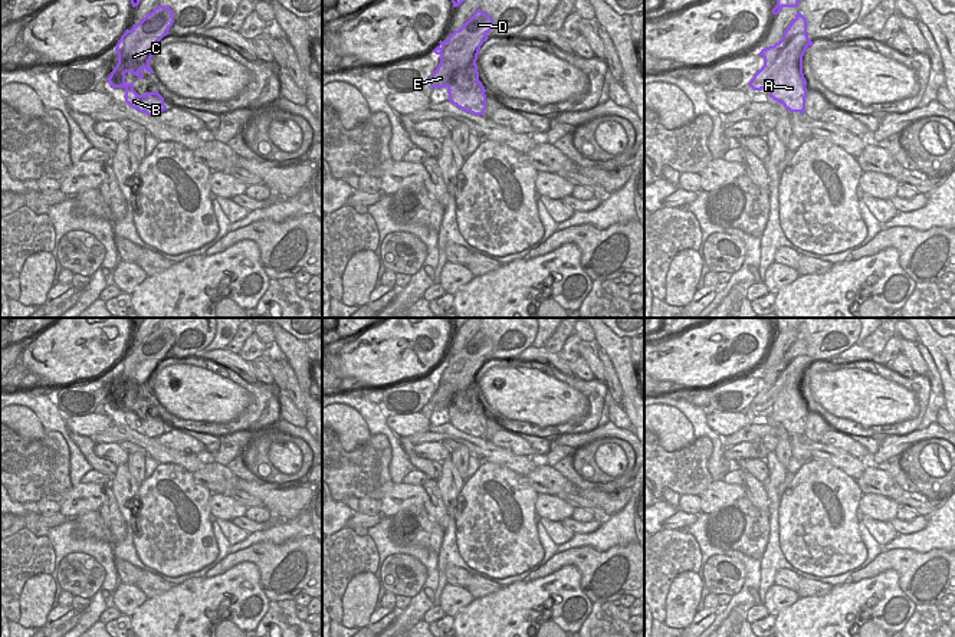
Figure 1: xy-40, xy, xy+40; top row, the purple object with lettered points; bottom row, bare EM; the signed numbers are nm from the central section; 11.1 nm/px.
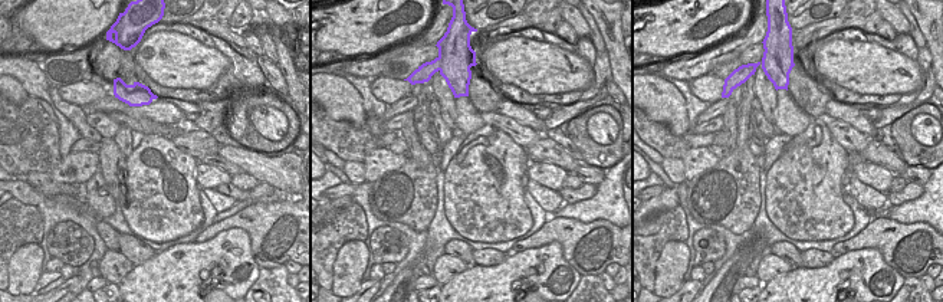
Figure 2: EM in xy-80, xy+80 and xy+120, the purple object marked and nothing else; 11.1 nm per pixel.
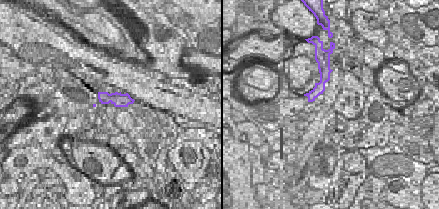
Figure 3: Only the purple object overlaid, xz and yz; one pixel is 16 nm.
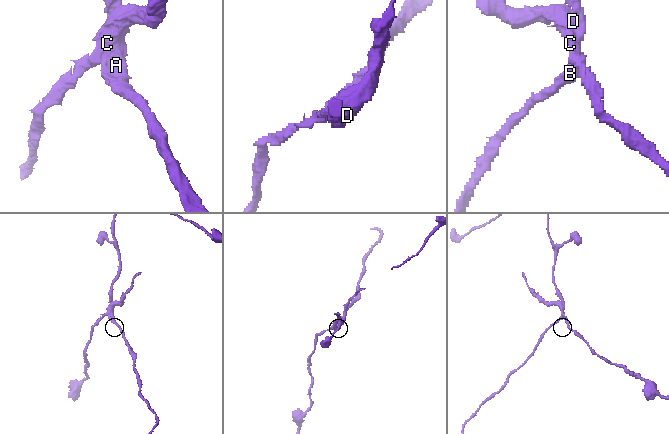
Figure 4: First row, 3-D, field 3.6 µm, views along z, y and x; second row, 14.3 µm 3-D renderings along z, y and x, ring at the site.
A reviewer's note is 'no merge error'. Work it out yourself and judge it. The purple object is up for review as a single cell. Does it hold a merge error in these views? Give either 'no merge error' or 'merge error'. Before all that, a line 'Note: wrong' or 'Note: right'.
Note: wrong
merge error

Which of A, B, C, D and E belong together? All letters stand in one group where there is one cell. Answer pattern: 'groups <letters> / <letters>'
groups A B / C D E

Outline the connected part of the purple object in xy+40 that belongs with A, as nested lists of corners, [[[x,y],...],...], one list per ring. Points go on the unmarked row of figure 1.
[[[807,355],[794,358],[785,368],[787,382],[769,410],[769,420],[782,426],[790,434],[804,436],[807,403],[803,395],[803,378],[813,367]]]

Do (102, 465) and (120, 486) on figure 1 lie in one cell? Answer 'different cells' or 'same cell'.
different cells

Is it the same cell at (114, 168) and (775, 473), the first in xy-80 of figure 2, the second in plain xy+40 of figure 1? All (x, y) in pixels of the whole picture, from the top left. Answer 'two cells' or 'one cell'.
one cell

